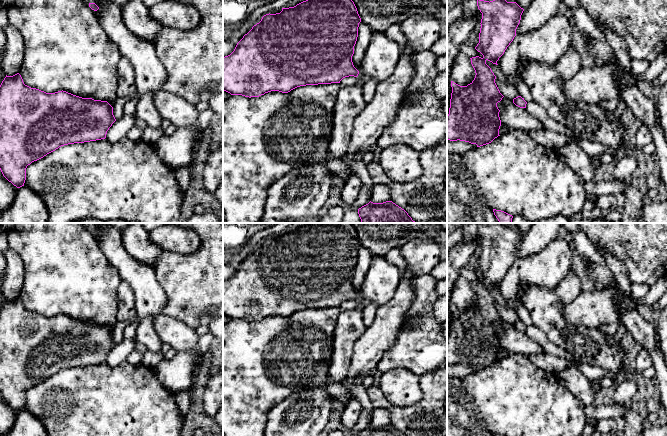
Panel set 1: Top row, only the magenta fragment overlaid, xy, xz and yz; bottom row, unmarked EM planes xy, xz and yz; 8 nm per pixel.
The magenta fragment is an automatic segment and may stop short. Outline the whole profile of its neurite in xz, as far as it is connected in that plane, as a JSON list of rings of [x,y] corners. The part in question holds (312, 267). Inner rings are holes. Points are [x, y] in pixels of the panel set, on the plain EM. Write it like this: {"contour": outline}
{"contour": [[[307,223],[294,231],[282,232],[280,237],[266,238],[243,260],[234,275],[223,281],[223,314],[231,319],[259,321],[271,315],[288,317],[306,309],[340,307],[349,300],[362,303],[364,324],[370,326],[378,305],[366,302],[352,286],[361,242],[351,223]]]}

